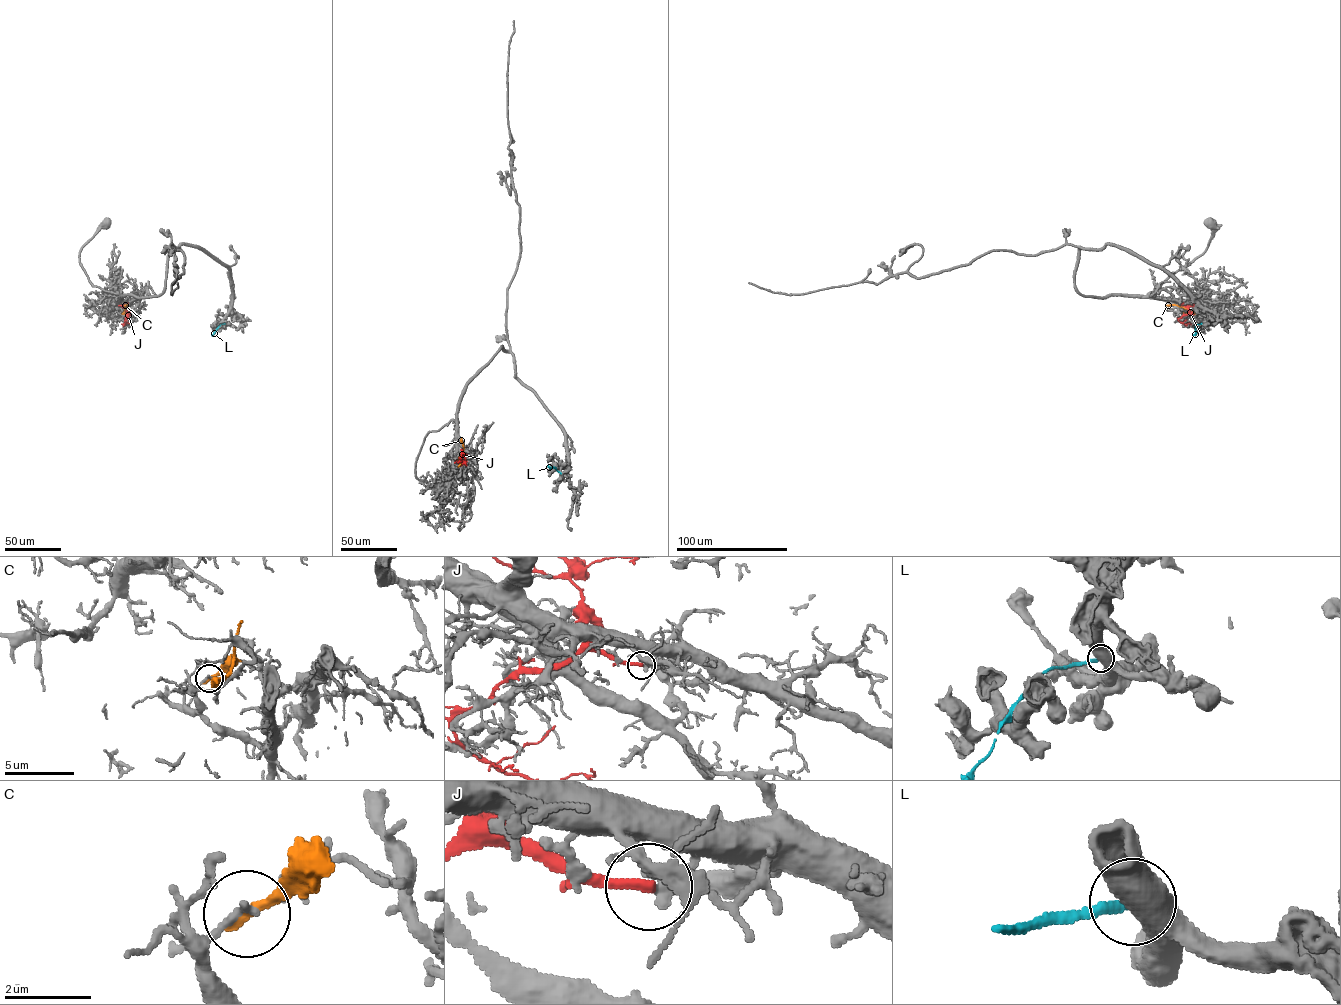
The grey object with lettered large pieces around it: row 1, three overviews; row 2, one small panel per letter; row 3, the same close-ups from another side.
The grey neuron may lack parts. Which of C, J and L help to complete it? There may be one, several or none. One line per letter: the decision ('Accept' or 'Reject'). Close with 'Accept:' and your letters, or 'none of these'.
C: Reject
J: Reject
L: Reject
Accept: none of these

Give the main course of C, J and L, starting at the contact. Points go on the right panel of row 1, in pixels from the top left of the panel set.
C: (1194, 313), (1177, 305), (1166, 305)
J: (1193, 314), (1188, 313), (1178, 319), (1191, 324)
L: (1201, 323), (1195, 327), (1193, 335)

